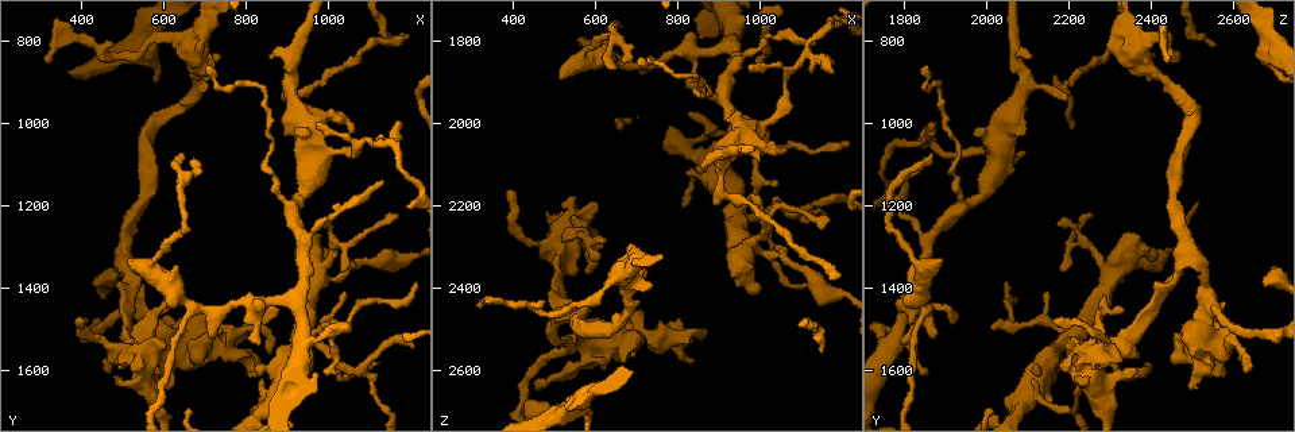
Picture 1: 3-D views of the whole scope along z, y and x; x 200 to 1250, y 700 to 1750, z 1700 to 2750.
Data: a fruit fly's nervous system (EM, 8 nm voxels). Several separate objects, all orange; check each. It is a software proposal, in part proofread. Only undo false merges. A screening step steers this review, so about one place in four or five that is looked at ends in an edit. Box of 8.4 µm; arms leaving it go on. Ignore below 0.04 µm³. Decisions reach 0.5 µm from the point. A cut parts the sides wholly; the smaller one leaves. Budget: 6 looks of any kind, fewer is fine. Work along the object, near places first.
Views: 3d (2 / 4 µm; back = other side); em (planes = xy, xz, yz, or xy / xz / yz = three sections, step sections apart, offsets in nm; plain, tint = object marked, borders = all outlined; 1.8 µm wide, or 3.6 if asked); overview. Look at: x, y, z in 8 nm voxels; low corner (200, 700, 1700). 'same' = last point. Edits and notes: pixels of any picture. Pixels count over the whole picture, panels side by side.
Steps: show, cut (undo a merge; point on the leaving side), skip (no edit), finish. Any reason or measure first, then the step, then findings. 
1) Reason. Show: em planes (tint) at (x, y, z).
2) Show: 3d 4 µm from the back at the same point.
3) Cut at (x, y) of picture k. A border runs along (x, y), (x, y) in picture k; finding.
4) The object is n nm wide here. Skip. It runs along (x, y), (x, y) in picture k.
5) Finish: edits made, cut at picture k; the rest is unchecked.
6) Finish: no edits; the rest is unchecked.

A narrow waist. Show: em planes (tint) at (580, 1385, 1855).

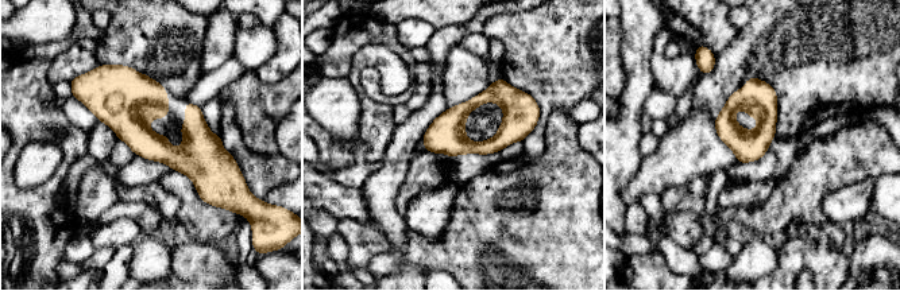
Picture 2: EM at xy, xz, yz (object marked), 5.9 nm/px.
Skip. It runs along (84, 97), (177, 159), (230, 160) in picture 2; one neuron here.

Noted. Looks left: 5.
Branch point. Show: em planes (plain) at (695, 1525, 2510).

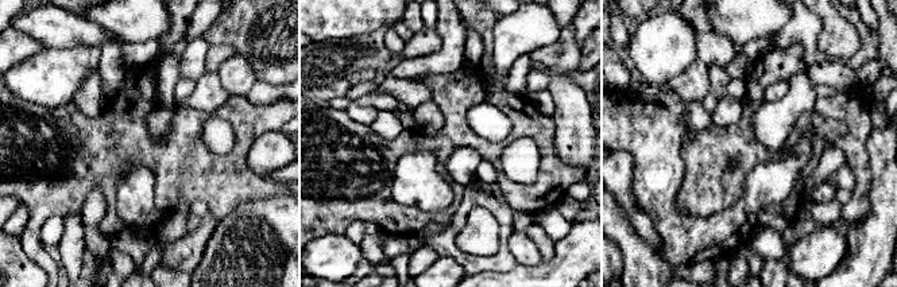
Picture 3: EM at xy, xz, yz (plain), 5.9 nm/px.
Where the object lies. Show: em planes (tint) at the same point.

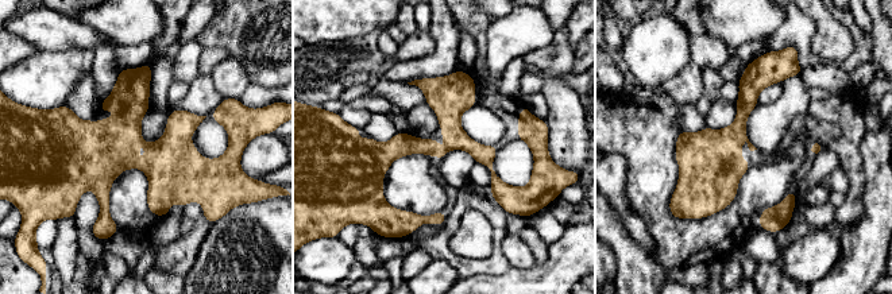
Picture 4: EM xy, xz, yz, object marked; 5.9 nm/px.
The object is 140 nm wide here. Skip. Continuous, no second neuron.

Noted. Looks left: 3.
Thick turns thin. Show: 3d 4 µm at (525, 1570, 2275).

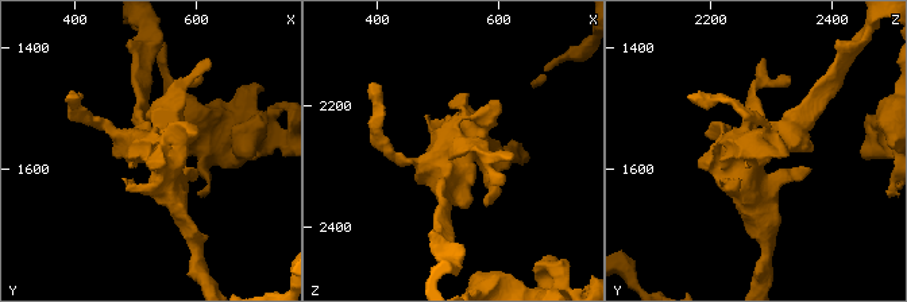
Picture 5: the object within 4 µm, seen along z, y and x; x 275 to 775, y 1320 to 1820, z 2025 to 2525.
Need the tissue. Show: em planes (tint) at (525, 1570, 2280).

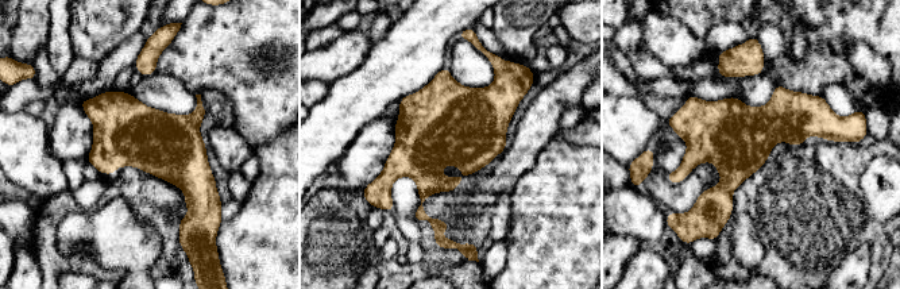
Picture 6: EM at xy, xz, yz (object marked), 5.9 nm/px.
The object is 400 nm wide here. Skip. Continuous, no second neuron.

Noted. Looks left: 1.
Finish: no edits; the rest is unchecked.

